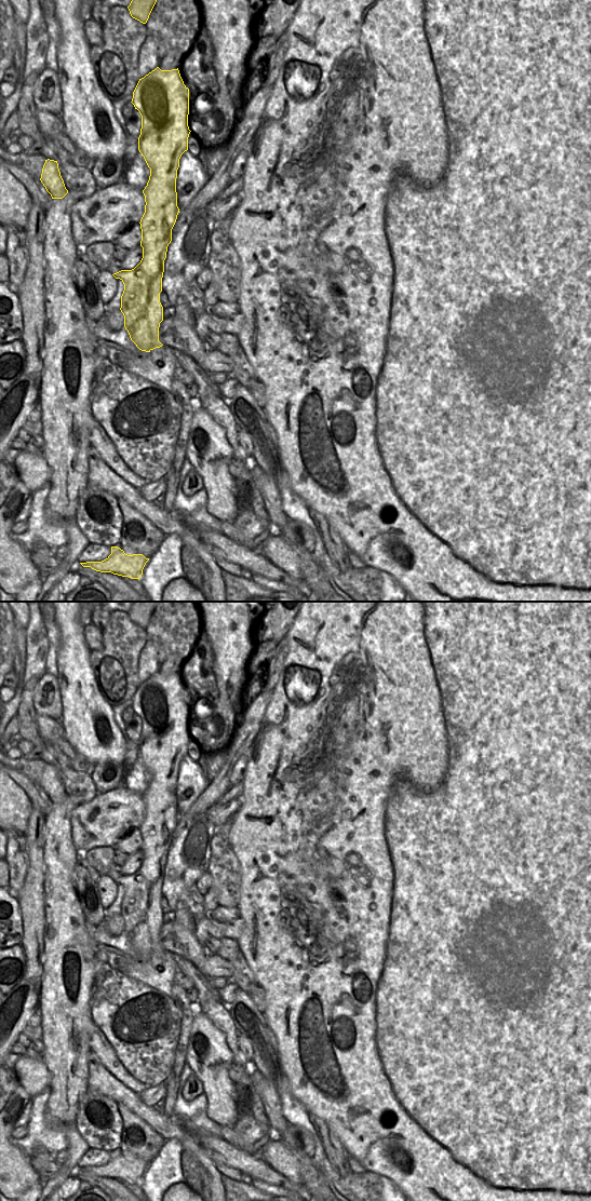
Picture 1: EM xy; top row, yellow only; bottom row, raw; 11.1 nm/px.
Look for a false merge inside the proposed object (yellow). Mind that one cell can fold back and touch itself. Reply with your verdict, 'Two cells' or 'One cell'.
One cell

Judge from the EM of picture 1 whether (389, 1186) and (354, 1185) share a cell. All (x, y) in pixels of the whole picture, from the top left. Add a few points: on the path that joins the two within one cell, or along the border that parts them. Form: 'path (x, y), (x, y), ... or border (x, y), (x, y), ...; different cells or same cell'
border (377, 1175), (383, 1189); different cells

